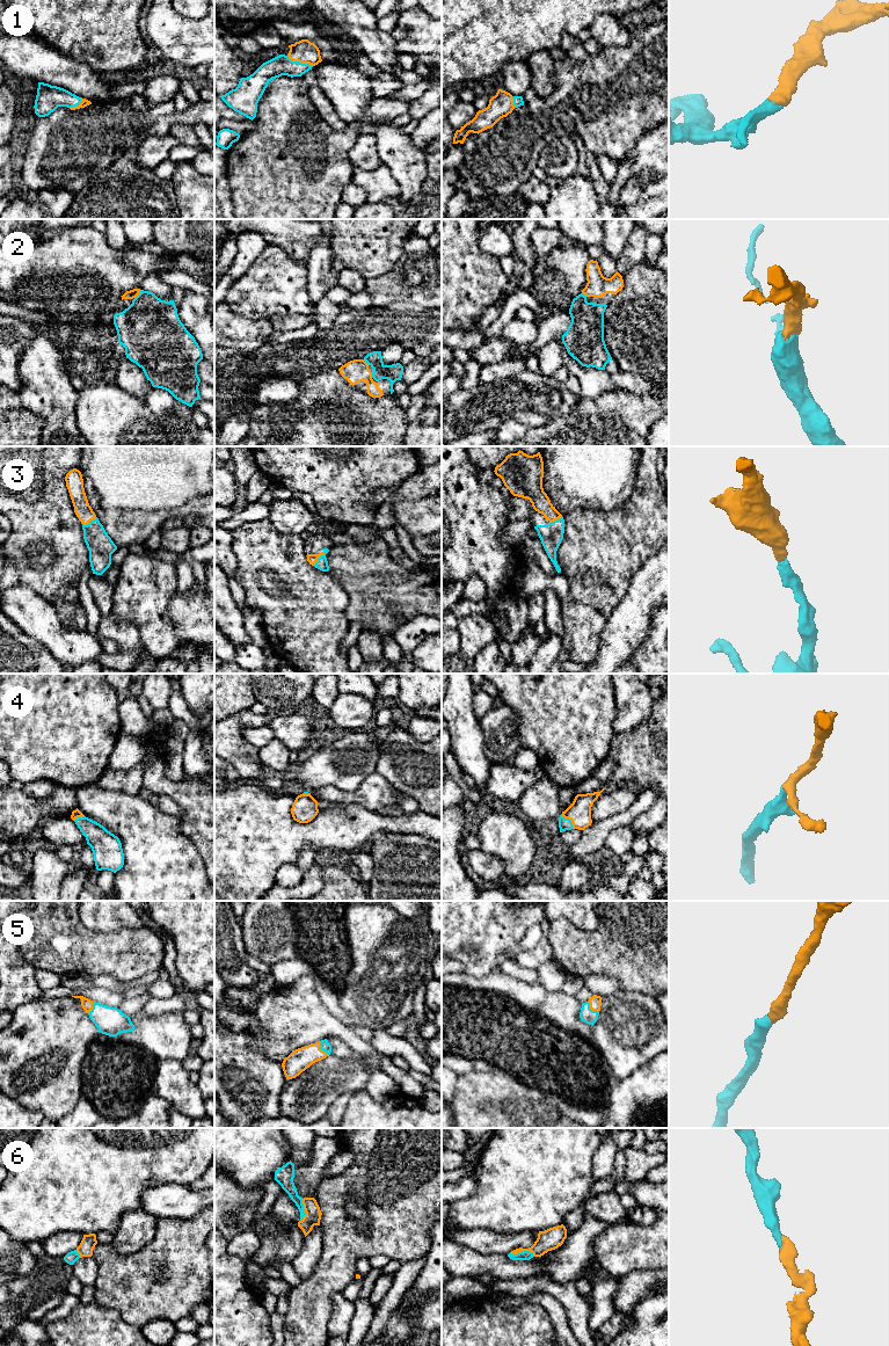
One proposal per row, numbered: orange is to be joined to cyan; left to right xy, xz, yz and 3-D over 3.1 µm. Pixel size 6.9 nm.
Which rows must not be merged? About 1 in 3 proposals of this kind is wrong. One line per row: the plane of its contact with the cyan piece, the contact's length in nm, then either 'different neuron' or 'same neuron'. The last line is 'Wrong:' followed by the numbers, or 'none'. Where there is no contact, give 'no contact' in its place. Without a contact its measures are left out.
1: contact in xz; length 190 nm; same neuron
2: contact in xy; length 80 nm; same neuron
3: contact in xz; length 120 nm; same neuron
4: contact in yz; length 130 nm; same neuron
5: contact in xz; length 120 nm; same neuron
6: contact in yz; length 170 nm; same neuron
Wrong: none

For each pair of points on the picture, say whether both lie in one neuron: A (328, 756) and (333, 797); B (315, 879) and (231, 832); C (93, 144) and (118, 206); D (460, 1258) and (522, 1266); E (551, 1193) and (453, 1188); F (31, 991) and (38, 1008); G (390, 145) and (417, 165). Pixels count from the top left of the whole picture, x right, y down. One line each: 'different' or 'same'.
A: different
B: different
C: different
D: same
E: different
F: different
G: same

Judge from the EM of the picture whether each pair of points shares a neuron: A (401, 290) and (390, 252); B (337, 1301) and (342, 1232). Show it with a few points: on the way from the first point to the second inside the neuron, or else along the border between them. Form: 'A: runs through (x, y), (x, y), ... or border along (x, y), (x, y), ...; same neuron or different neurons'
A: border along (403, 252), (390, 270), (370, 278); different neurons
B: border along (341, 1290), (332, 1297), (332, 1315), (329, 1317); different neurons

